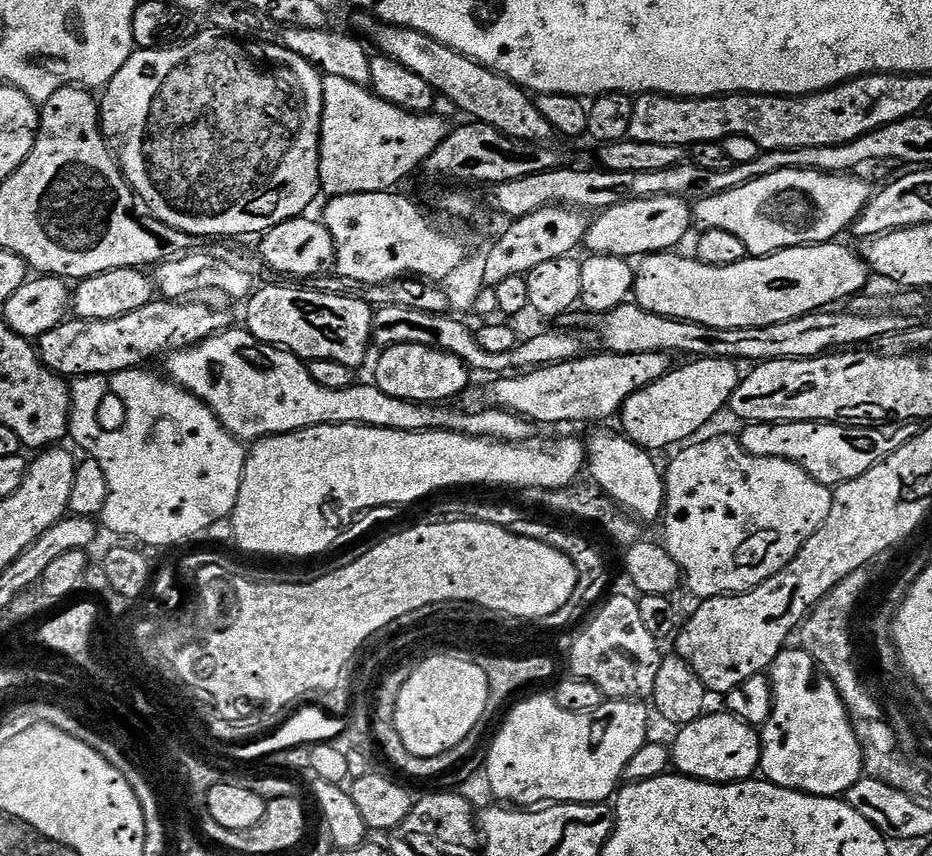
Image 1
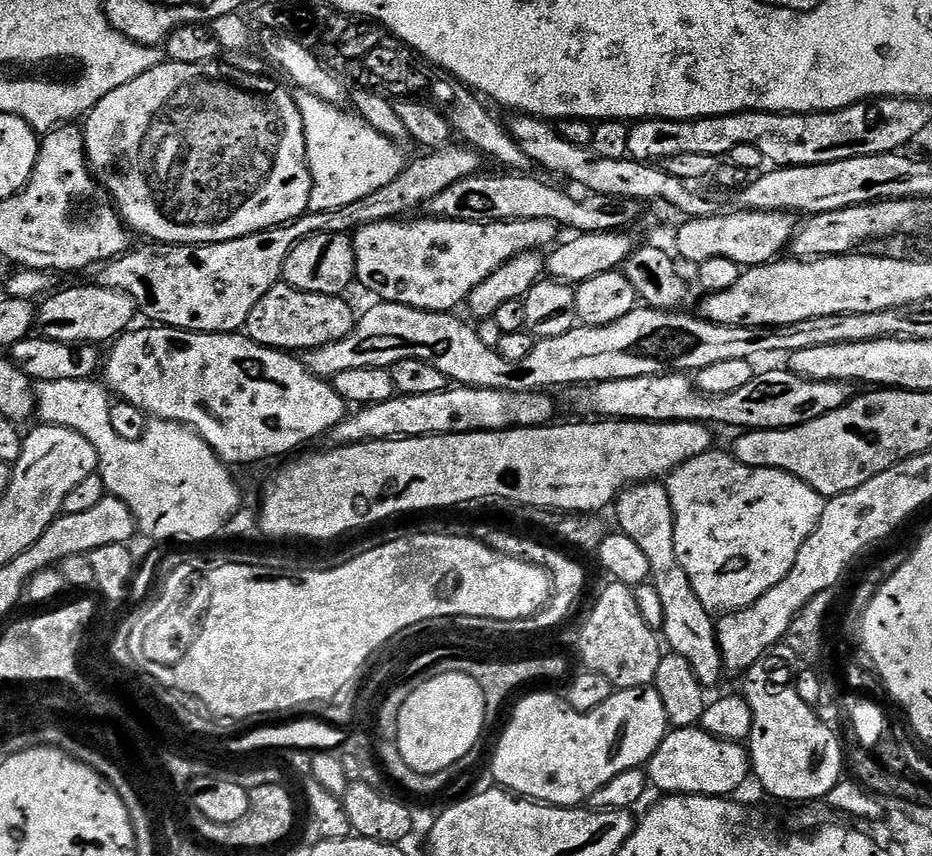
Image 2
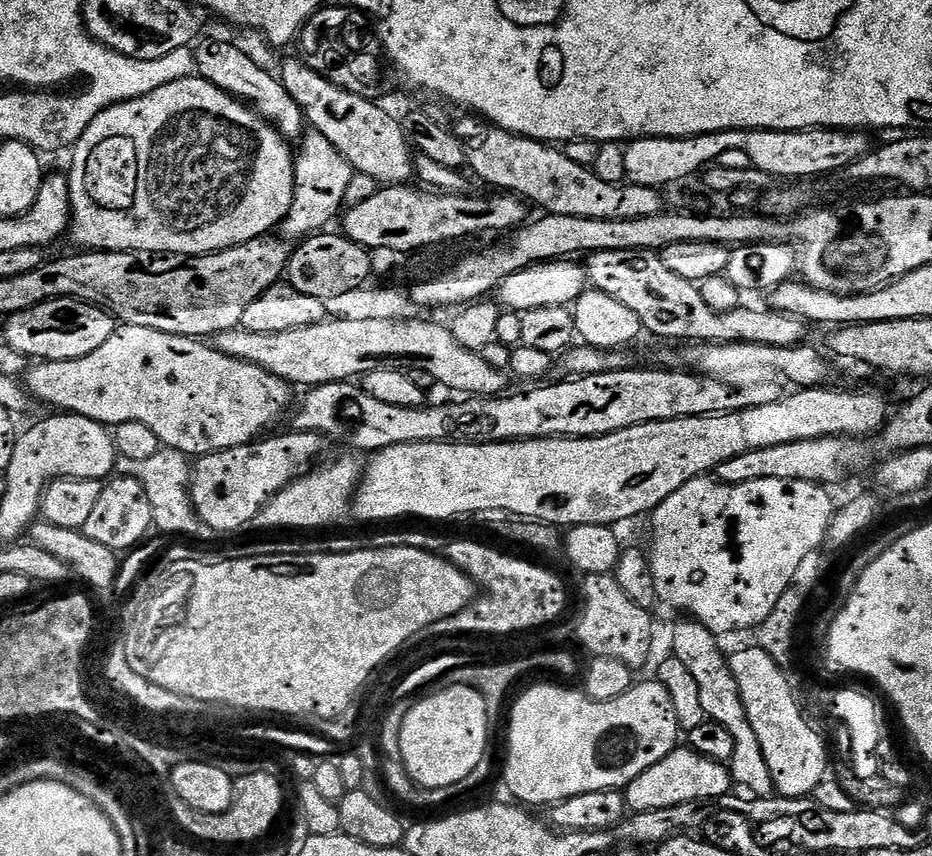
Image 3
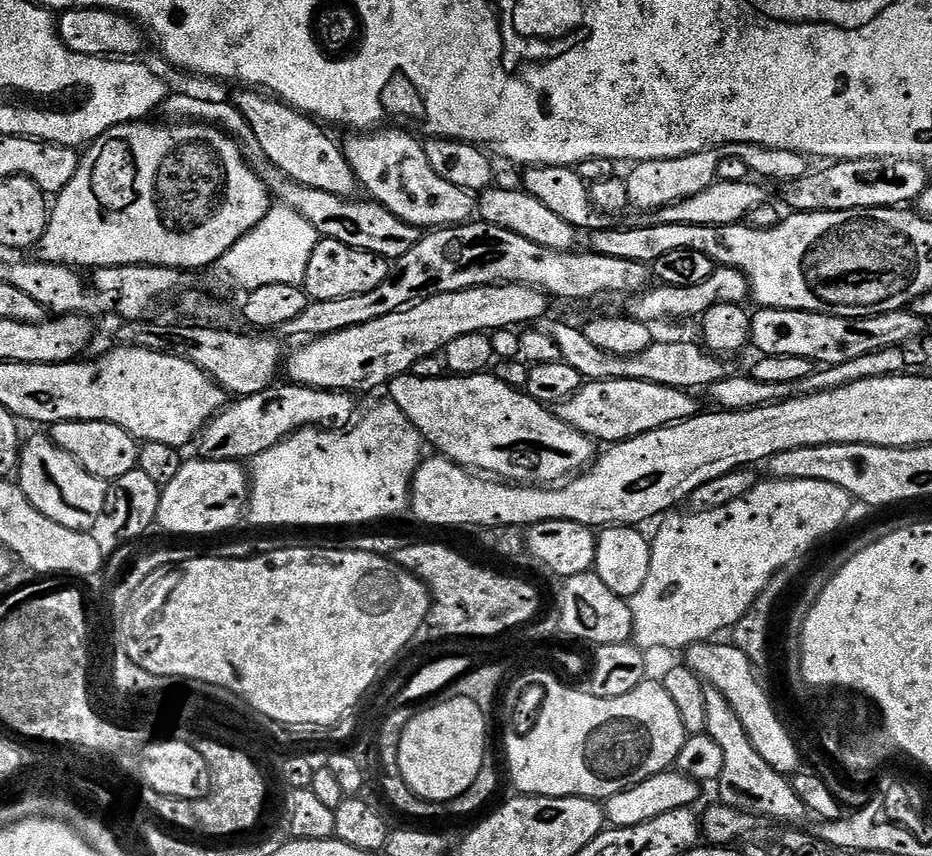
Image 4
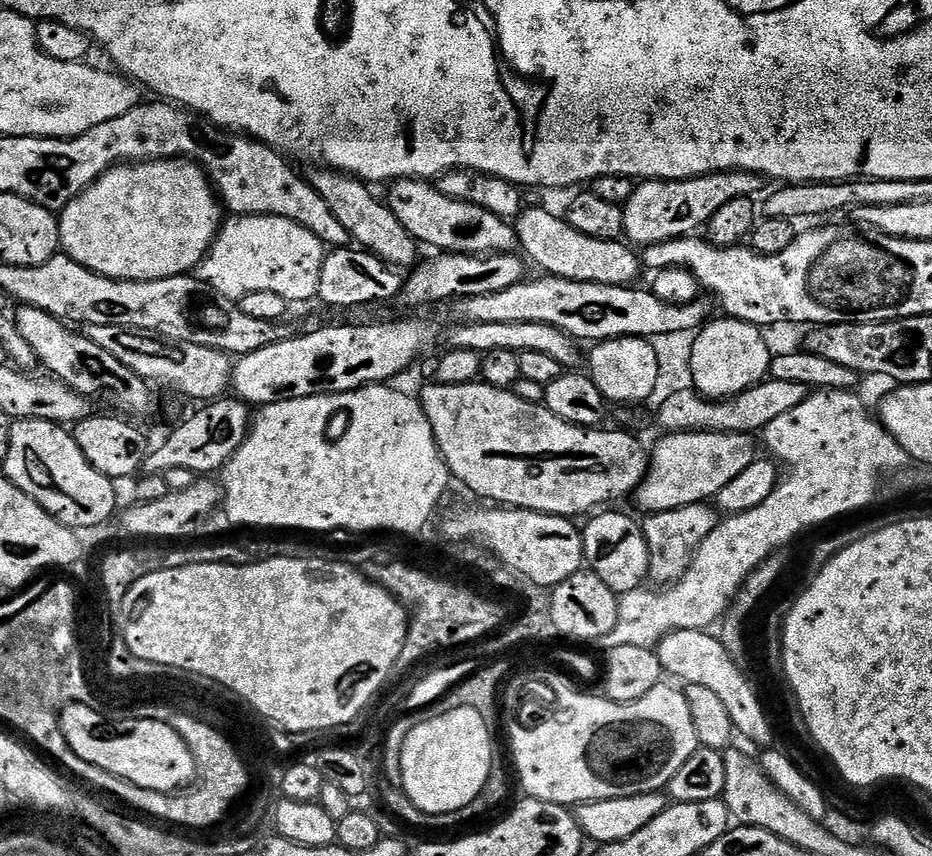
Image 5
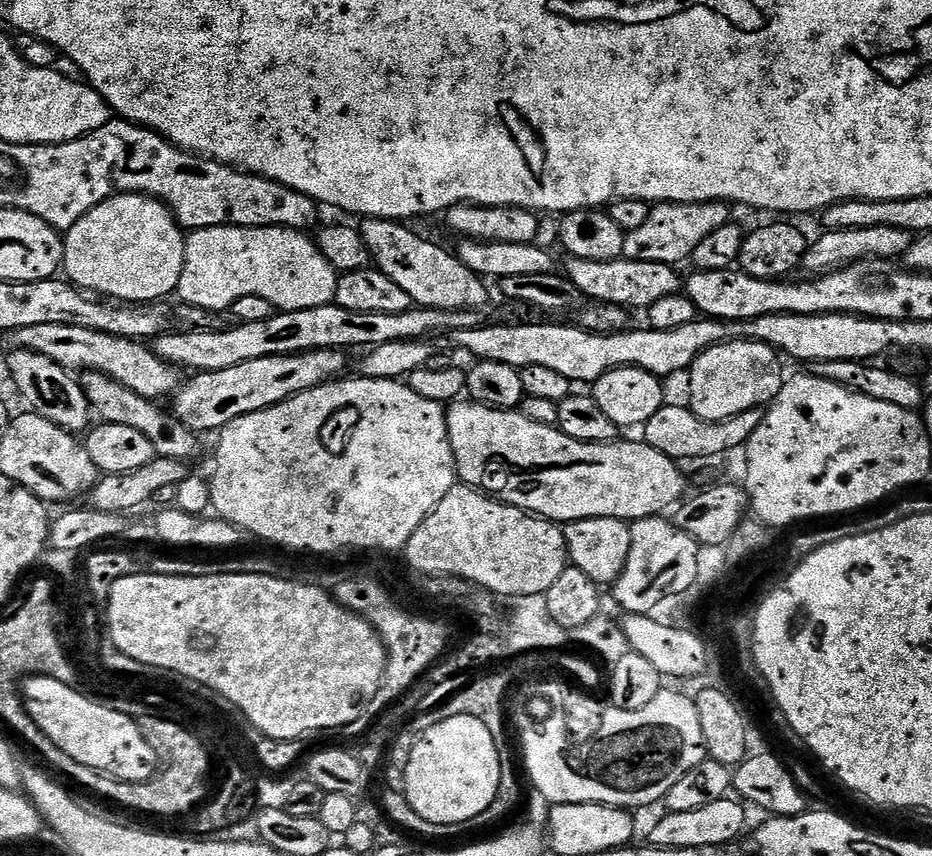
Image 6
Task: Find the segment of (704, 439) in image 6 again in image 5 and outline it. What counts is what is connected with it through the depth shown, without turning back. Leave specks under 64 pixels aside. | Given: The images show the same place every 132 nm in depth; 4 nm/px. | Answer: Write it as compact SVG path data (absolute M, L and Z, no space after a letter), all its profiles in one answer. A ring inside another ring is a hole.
M766 378L761 384L750 386L750 390L742 390L742 394L731 396L725 400L710 400L701 396L695 388L679 391L671 395L662 406L654 412L654 418L669 432L747 432L763 433L774 418L790 412L807 400L810 389L802 386L802 382L778 382Z

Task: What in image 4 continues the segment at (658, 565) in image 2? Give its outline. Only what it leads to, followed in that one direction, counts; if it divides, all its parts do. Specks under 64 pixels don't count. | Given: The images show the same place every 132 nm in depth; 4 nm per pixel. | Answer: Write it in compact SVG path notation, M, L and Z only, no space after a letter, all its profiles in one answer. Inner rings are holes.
M711 686L706 687L706 726L706 735L714 738L722 750L719 803L768 822L777 820L780 824L788 824L784 826L796 826L799 820L809 819L809 810L802 798L794 794L791 779L785 773L774 770L774 766L770 766L770 762L766 762L766 758L754 750L746 734L746 726L742 726L742 718L734 714L734 706L730 706L722 693Z

